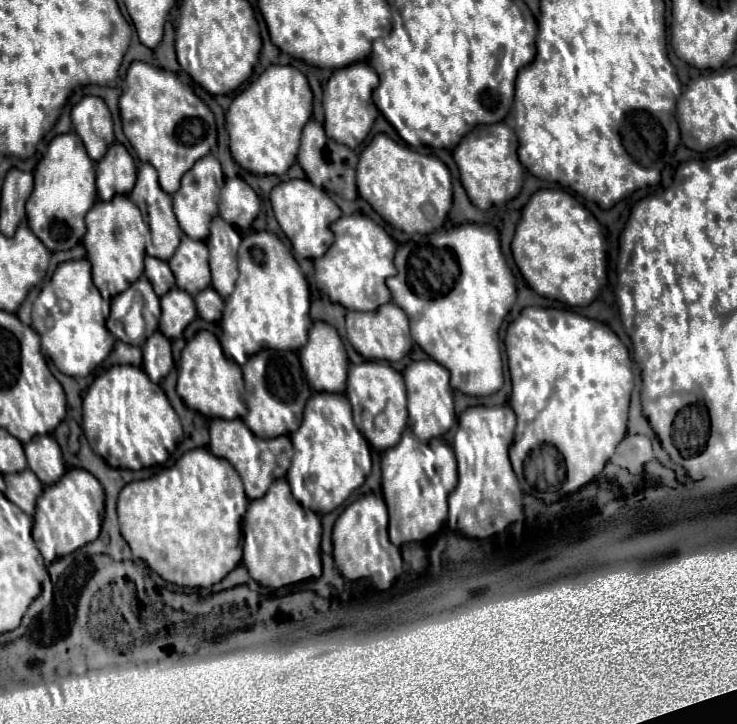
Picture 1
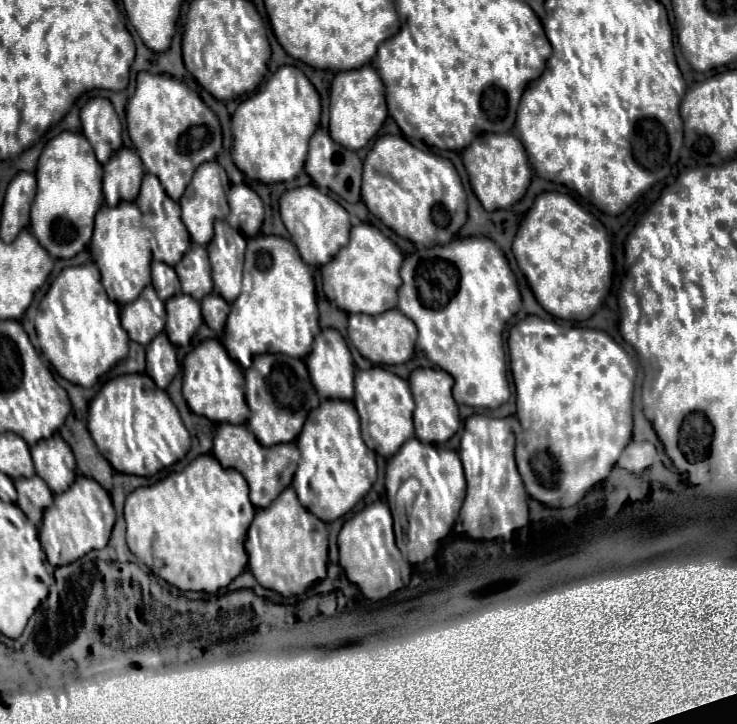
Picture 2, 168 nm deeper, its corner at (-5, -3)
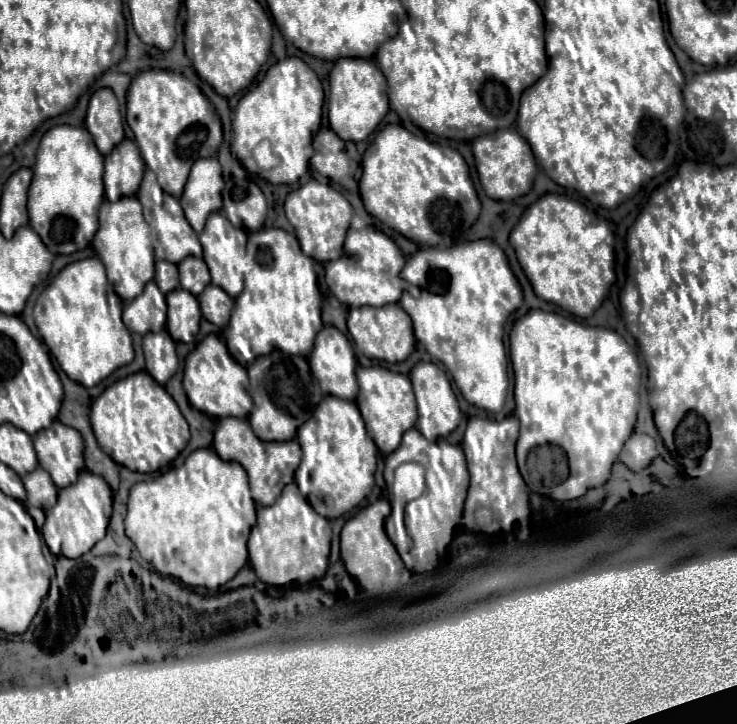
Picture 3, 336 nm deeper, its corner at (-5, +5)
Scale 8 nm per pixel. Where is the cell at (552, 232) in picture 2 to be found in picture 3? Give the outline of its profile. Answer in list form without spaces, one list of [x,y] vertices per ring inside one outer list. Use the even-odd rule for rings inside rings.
[[[547,193],[541,199],[537,199],[527,213],[521,217],[521,221],[511,231],[511,245],[517,253],[517,259],[529,277],[533,291],[539,299],[551,301],[569,313],[577,317],[591,317],[595,309],[599,308],[609,287],[615,283],[615,271],[613,271],[613,231],[609,224],[593,223],[591,213],[579,205],[577,201],[557,193]]]

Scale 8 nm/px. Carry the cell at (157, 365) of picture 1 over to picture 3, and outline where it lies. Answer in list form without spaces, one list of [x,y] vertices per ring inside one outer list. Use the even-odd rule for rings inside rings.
[[[167,331],[147,333],[143,337],[143,353],[145,353],[145,371],[159,383],[165,385],[177,371],[177,353],[175,343]]]

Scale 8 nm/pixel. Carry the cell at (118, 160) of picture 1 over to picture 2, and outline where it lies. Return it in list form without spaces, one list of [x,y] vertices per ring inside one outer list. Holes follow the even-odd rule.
[[[127,147],[115,151],[109,163],[103,165],[103,197],[109,207],[119,201],[135,201],[141,189],[143,163],[139,155]]]

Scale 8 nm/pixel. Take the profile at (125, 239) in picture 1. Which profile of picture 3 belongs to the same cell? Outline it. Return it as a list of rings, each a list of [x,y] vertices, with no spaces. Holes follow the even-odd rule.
[[[123,197],[115,203],[105,201],[99,209],[99,231],[93,239],[93,249],[97,257],[103,261],[107,269],[109,283],[115,287],[115,293],[123,301],[135,299],[147,281],[153,279],[155,273],[155,255],[153,255],[153,241],[151,229],[143,219],[141,203],[137,197]]]

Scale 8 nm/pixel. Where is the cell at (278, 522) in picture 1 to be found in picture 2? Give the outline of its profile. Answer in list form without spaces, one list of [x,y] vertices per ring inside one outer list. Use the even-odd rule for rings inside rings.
[[[287,487],[269,507],[257,509],[245,549],[248,569],[255,579],[284,597],[300,596],[315,581],[327,576],[327,527],[319,517],[301,507],[291,487]]]

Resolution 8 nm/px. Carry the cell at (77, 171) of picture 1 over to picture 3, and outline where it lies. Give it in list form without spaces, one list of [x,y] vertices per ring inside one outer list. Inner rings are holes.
[[[55,125],[37,149],[37,165],[29,189],[29,225],[45,247],[57,255],[85,249],[99,229],[97,211],[103,203],[103,155],[99,155],[91,133],[83,127]]]

